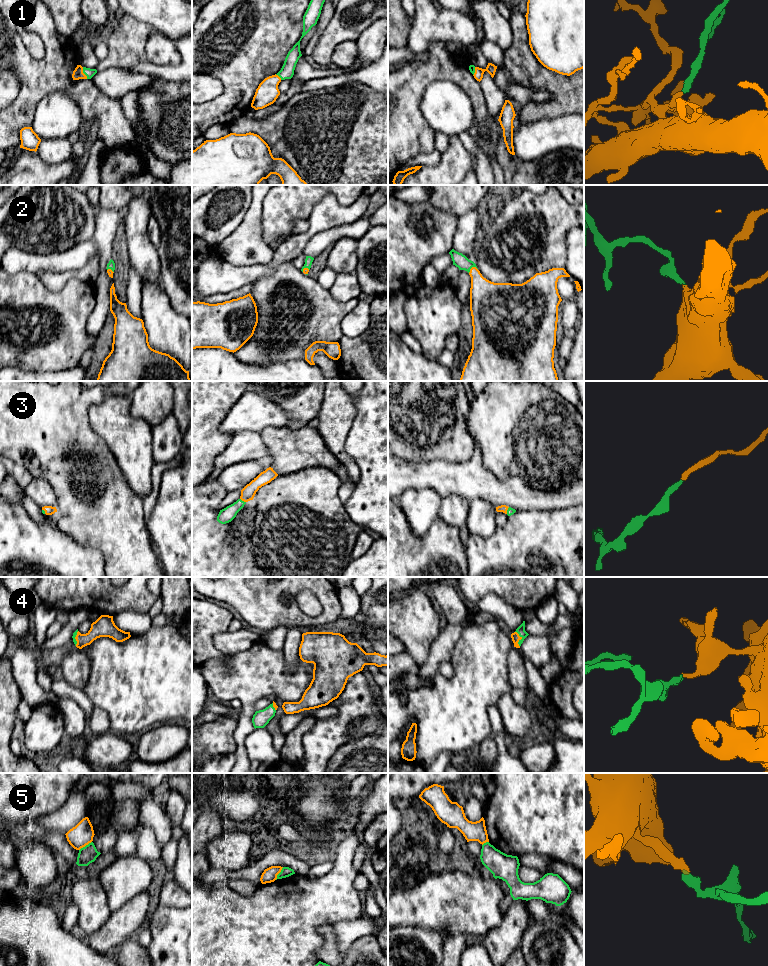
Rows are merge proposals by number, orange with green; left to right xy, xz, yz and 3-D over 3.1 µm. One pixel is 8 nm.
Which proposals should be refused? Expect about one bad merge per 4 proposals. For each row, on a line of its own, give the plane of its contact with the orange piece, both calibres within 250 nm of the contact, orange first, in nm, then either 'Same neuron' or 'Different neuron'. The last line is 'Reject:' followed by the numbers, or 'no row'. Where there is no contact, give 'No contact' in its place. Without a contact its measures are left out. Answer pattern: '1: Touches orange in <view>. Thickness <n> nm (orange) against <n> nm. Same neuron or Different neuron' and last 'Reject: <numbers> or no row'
1: Touches orange in xy. Thickness 80 nm (orange) against 70 nm. Same neuron
2: Touches orange in yz. Thickness 240 nm (orange) against 110 nm. Same neuron
3: Touches orange in xz. Thickness 110 nm (orange) against 120 nm. Same neuron
4: Touches orange in yz. Thickness 70 nm (orange) against 70 nm. Same neuron
5: Touches orange in xy. Thickness 180 nm (orange) against 140 nm. Different neuron
Reject: 5

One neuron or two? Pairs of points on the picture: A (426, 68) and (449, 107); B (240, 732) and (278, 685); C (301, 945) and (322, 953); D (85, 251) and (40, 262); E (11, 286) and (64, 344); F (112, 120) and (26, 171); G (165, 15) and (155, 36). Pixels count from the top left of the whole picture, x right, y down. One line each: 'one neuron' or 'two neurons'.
A: two neurons
B: one neuron
C: two neurons
D: one neuron
E: one neuron
F: two neurons
G: two neurons

